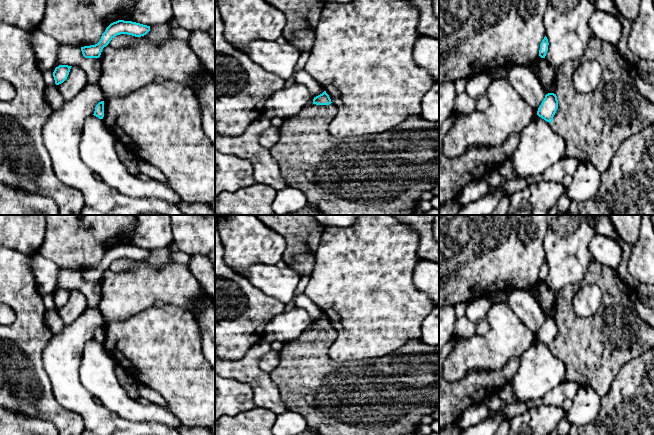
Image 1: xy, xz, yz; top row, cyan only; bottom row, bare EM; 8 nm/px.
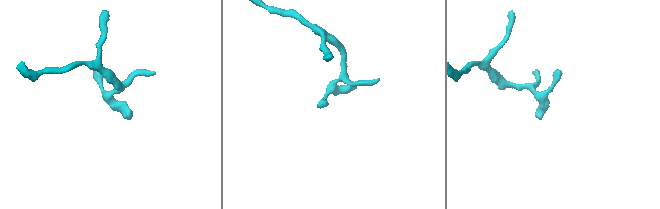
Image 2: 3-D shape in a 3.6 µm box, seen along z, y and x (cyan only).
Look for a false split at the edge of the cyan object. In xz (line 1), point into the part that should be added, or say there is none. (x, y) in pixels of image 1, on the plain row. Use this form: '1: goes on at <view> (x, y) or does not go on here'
1: does not go on here

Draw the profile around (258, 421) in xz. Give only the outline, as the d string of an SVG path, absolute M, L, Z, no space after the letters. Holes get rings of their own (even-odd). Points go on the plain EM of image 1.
M255 407L236 416L223 415L215 420L215 435L274 435L272 428L275 421L275 413L265 408Z

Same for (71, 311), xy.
M72 290L67 303L58 309L64 325L75 322L86 309L86 298L79 290Z

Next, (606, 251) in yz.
M594 235L589 241L589 250L594 261L614 271L616 271L623 257L619 244L605 235Z

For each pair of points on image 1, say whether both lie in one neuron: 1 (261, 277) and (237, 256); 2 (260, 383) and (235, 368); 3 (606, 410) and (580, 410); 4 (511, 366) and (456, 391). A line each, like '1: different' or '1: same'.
1: different
2: same
3: different
4: same

